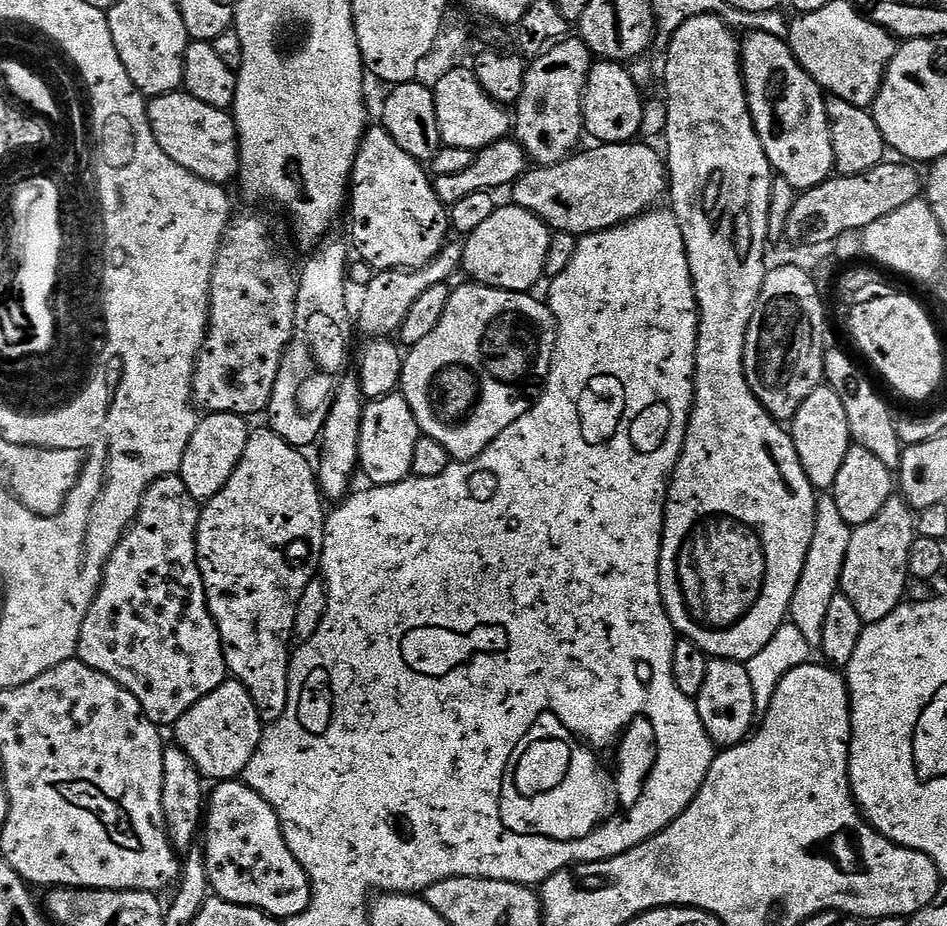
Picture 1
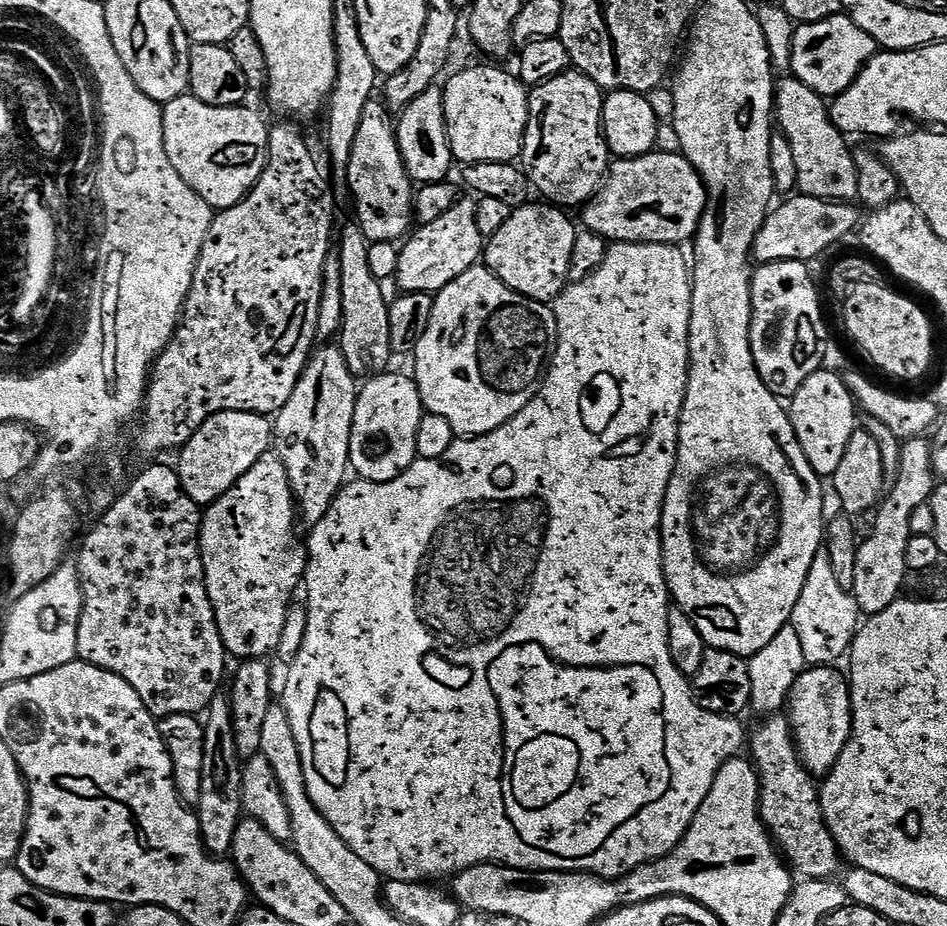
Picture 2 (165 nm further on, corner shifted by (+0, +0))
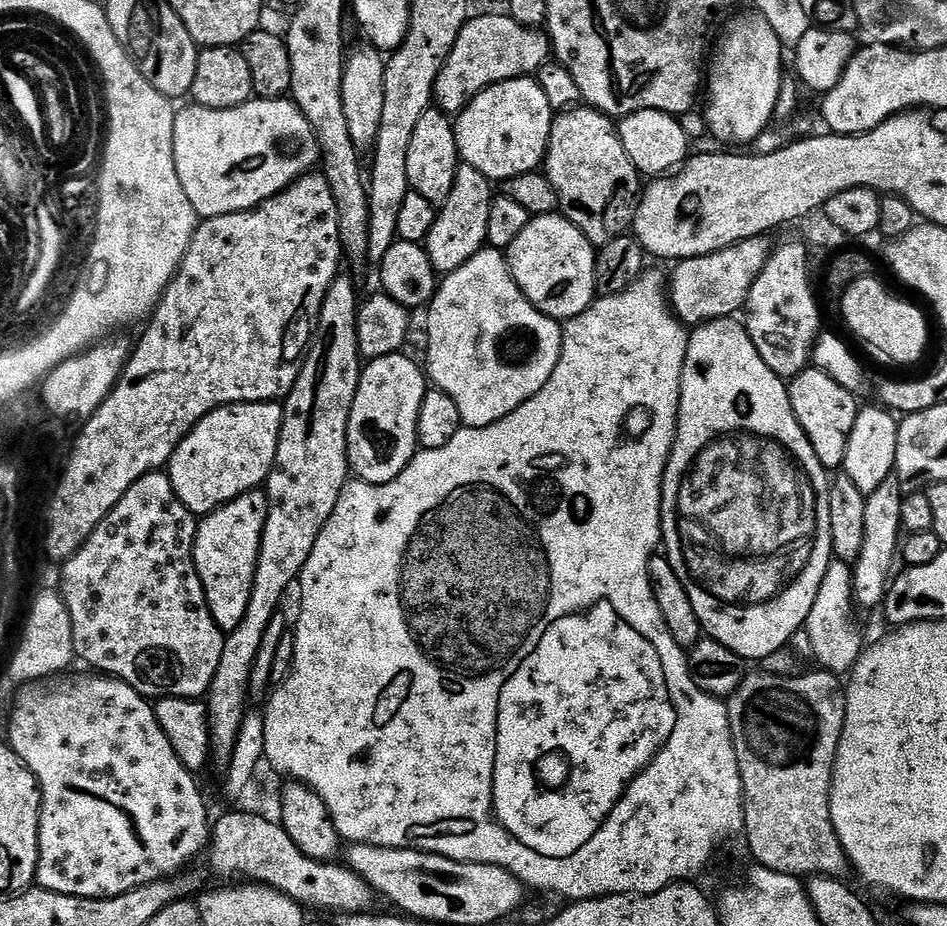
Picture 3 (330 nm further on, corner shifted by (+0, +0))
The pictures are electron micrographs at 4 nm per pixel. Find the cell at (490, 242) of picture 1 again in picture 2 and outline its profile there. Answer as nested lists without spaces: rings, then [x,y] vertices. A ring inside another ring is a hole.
[[[529,202],[513,207],[510,218],[506,218],[502,230],[498,234],[487,237],[486,247],[482,253],[483,263],[495,276],[510,290],[522,294],[531,300],[542,300],[545,302],[555,302],[564,293],[570,281],[570,258],[574,254],[574,244],[576,242],[577,225],[572,225],[572,220],[567,211],[562,207],[553,206],[548,202]]]

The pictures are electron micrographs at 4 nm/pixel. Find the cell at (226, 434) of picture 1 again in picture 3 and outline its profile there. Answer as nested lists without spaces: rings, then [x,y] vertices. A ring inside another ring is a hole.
[[[280,402],[226,404],[203,416],[176,447],[166,468],[178,498],[203,518],[234,498],[257,491],[272,473],[283,421],[284,405]]]

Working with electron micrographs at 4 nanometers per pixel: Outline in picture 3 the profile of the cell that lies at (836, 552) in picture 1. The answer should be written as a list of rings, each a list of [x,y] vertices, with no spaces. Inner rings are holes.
[[[838,559],[826,570],[826,578],[822,578],[822,586],[818,586],[818,598],[814,598],[814,610],[810,610],[810,618],[806,625],[808,644],[816,655],[821,669],[833,674],[848,674],[858,662],[862,651],[860,644],[860,628],[852,617],[854,609],[854,593],[852,591],[852,568]]]

